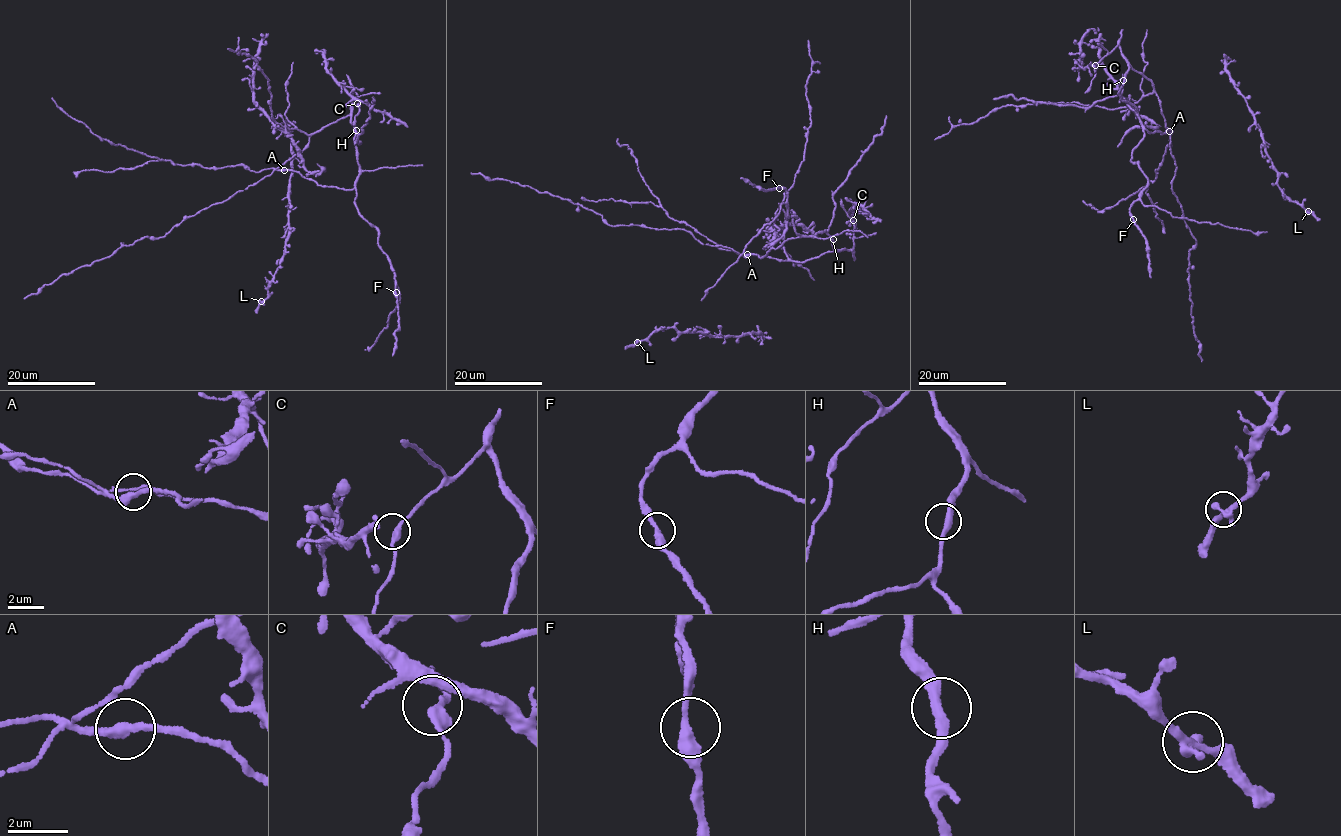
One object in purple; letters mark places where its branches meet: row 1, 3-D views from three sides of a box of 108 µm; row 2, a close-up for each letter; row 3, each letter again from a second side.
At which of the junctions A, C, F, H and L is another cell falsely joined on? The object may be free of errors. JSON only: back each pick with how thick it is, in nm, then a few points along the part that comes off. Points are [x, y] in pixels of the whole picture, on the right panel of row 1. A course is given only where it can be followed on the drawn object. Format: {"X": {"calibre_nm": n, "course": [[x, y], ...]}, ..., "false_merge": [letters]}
{"false_merge": []}

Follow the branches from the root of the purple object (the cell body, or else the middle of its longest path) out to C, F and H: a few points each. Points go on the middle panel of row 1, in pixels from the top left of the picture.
C: (815, 258), (832, 251), (852, 250), (853, 220)
F: (815, 258), (835, 251), (831, 236), (824, 229), (795, 232), (787, 190), (779, 188)
H: (815, 258), (834, 251), (833, 239)

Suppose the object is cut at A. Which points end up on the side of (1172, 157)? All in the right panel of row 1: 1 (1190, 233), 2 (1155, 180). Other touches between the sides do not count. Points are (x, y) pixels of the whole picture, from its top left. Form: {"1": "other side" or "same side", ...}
{"1": "same side", "2": "other side"}

